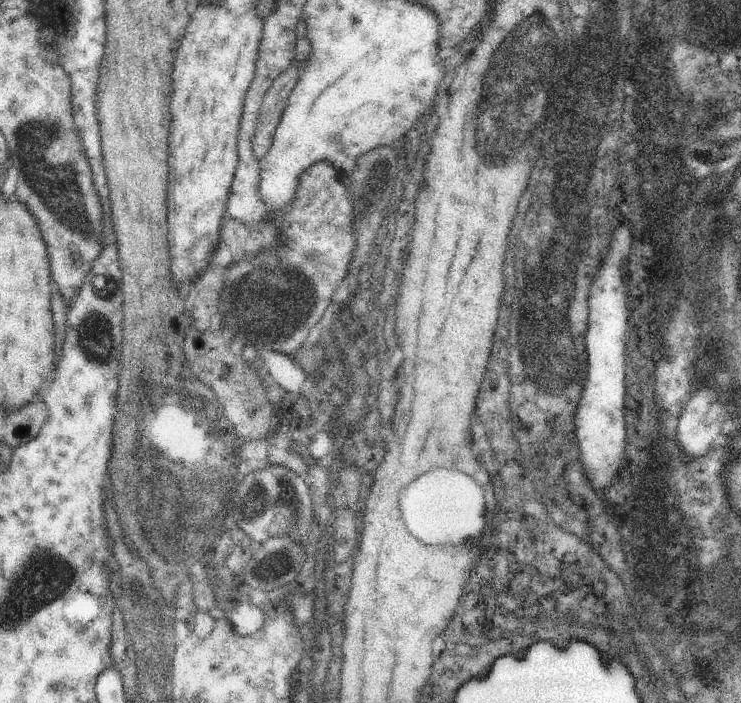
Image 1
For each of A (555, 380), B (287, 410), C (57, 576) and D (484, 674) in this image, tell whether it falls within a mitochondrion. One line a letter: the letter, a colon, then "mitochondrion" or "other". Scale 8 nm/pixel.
A: mitochondrion
B: other
C: mitochondrion
D: other

